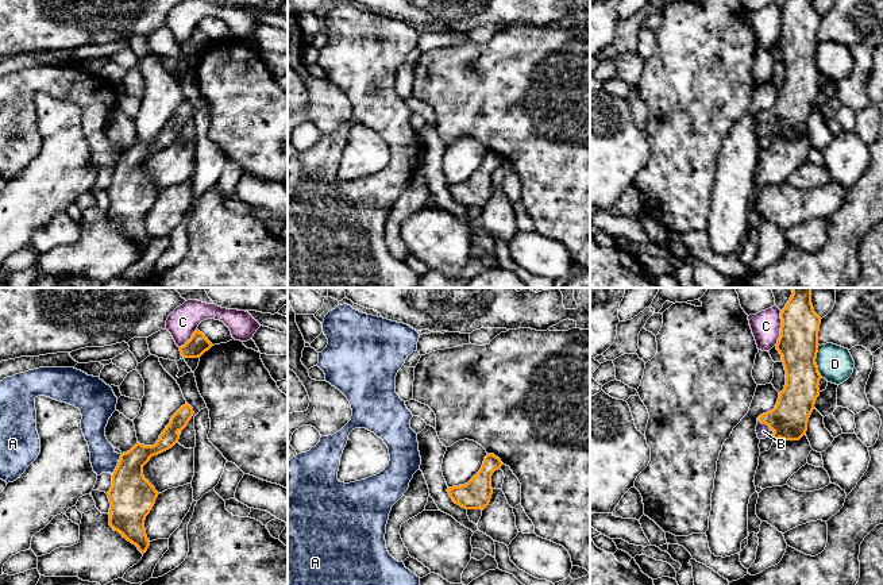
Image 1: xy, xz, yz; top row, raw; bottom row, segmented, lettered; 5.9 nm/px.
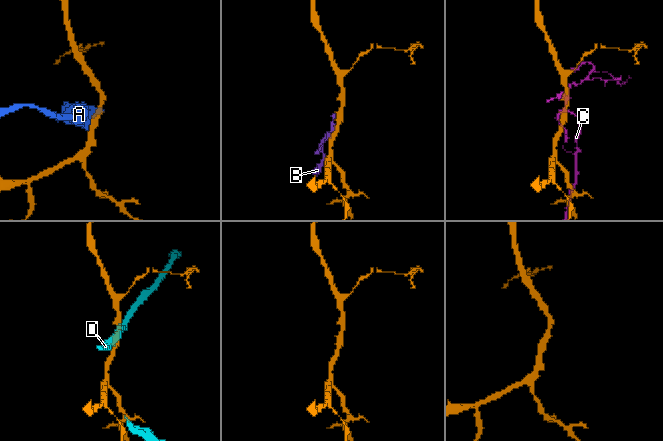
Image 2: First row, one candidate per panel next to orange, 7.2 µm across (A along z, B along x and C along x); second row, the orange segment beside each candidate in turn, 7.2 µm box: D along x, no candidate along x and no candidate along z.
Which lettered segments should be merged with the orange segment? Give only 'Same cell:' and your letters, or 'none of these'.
Same cell: B

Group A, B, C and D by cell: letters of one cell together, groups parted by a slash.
A / B / C / D

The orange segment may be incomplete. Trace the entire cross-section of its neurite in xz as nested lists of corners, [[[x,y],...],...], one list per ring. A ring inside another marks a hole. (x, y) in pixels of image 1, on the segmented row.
[[[494,454],[485,457],[481,470],[464,485],[448,488],[452,501],[464,509],[483,511],[491,499],[491,476],[501,469],[502,462]]]

